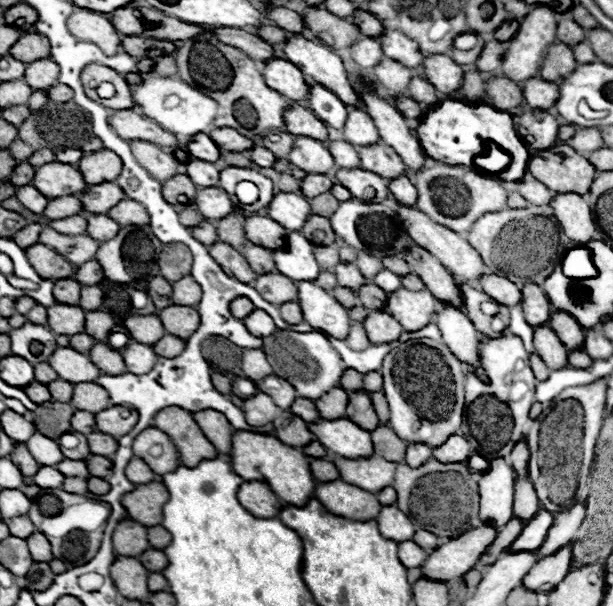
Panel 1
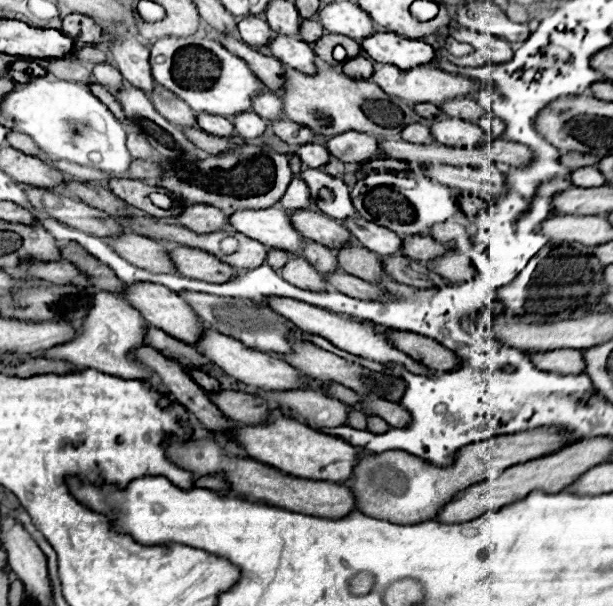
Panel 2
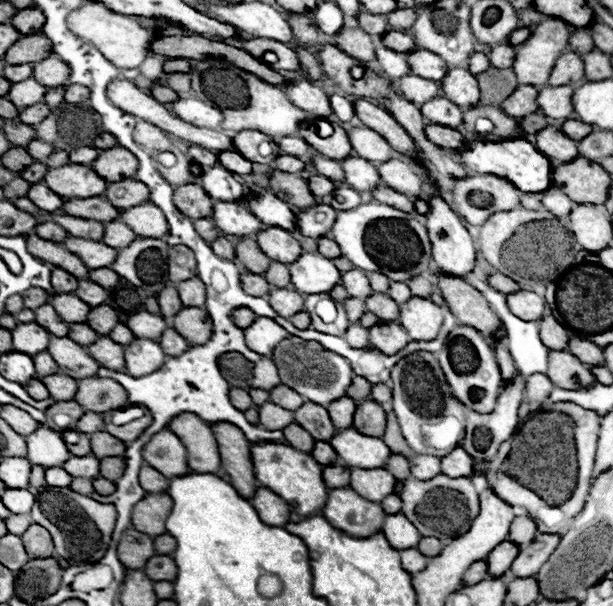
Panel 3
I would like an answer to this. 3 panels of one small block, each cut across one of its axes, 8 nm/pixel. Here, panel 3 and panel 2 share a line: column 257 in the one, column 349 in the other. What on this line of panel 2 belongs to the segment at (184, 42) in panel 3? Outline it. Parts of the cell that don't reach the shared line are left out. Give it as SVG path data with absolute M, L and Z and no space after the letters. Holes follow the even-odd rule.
M356 56L356 58L350 58L344 62L344 72L356 80L366 80L372 76L374 68L372 68L372 62L364 56Z

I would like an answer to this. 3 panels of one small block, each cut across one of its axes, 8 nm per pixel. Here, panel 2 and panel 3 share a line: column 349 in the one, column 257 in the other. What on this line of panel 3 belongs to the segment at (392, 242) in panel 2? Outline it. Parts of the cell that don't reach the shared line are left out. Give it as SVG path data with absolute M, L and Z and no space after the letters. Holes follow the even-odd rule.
M212 202L212 220L224 232L232 236L250 236L262 228L260 220L238 202Z

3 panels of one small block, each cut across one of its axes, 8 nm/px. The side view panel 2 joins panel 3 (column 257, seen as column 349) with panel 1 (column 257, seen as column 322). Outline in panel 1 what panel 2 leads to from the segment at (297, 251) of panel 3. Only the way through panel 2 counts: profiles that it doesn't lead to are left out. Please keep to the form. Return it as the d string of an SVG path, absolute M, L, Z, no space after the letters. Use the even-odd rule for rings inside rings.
M264 214L248 216L244 230L248 234L248 240L258 244L258 246L264 246L264 248L270 248L270 250L286 248L288 230L284 226L280 226L278 222L274 222L272 218L264 216Z

